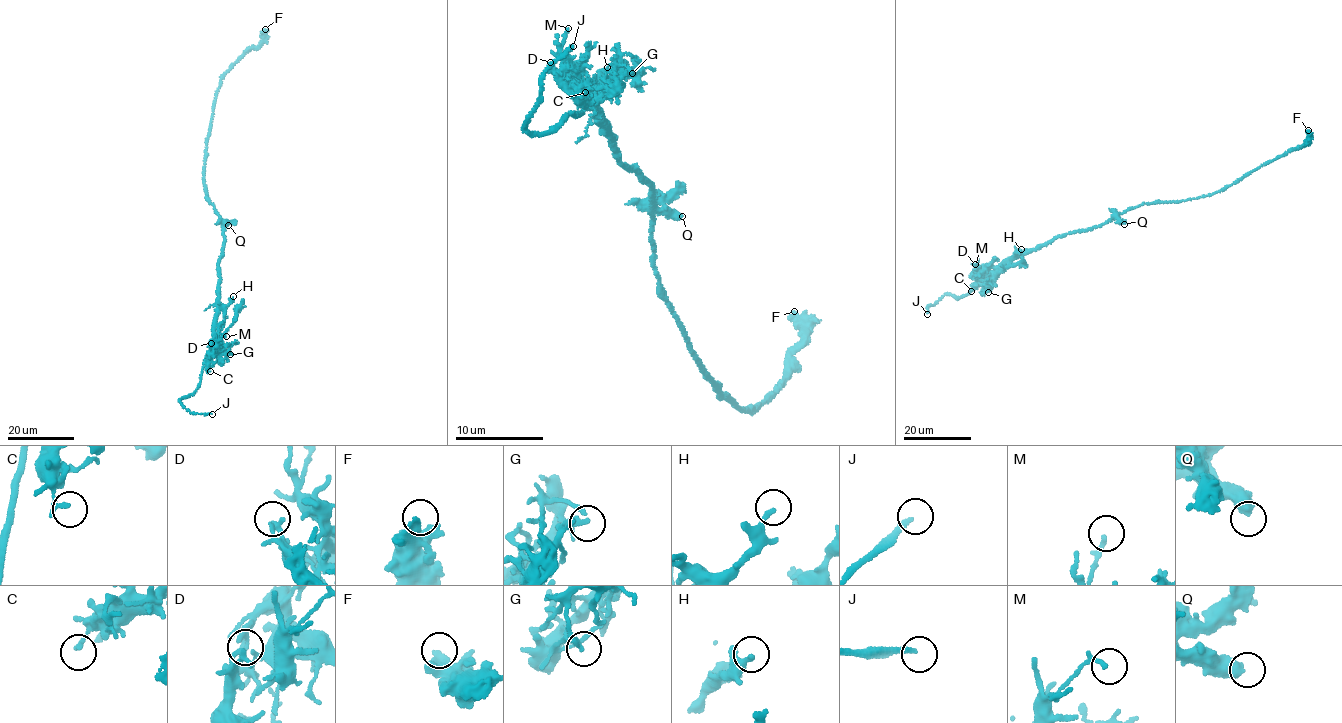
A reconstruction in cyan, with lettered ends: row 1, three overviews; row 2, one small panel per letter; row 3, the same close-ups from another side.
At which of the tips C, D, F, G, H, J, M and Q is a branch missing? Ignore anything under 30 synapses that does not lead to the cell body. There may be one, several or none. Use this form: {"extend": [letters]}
{"extend": ["J"]}

